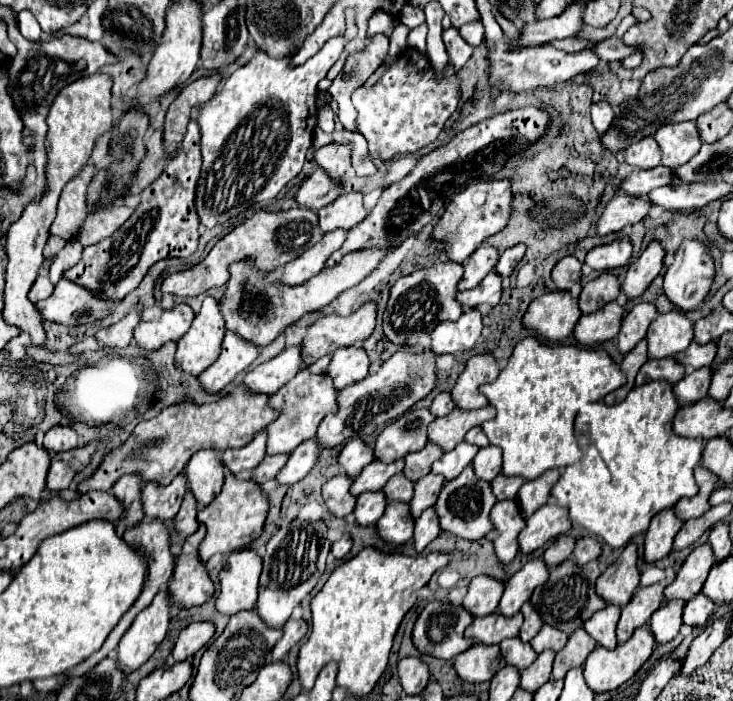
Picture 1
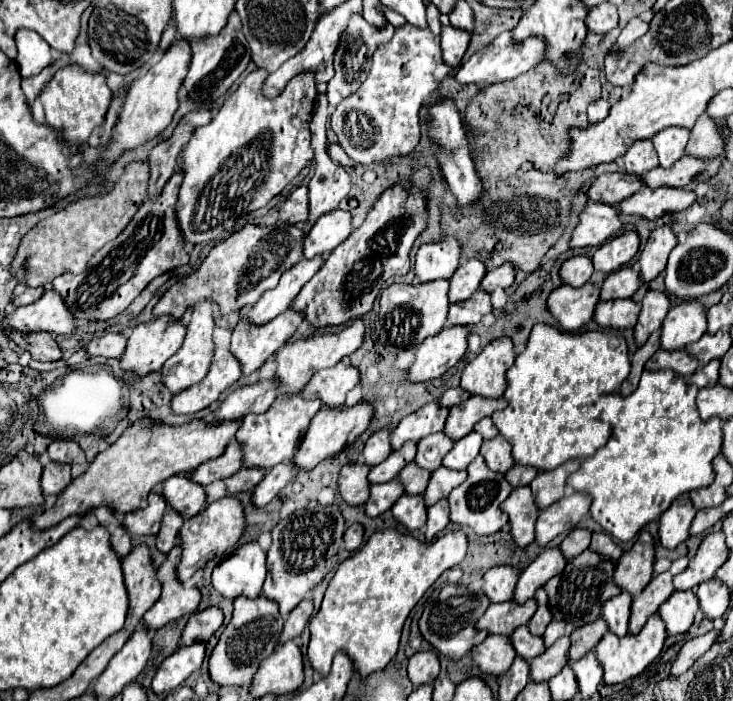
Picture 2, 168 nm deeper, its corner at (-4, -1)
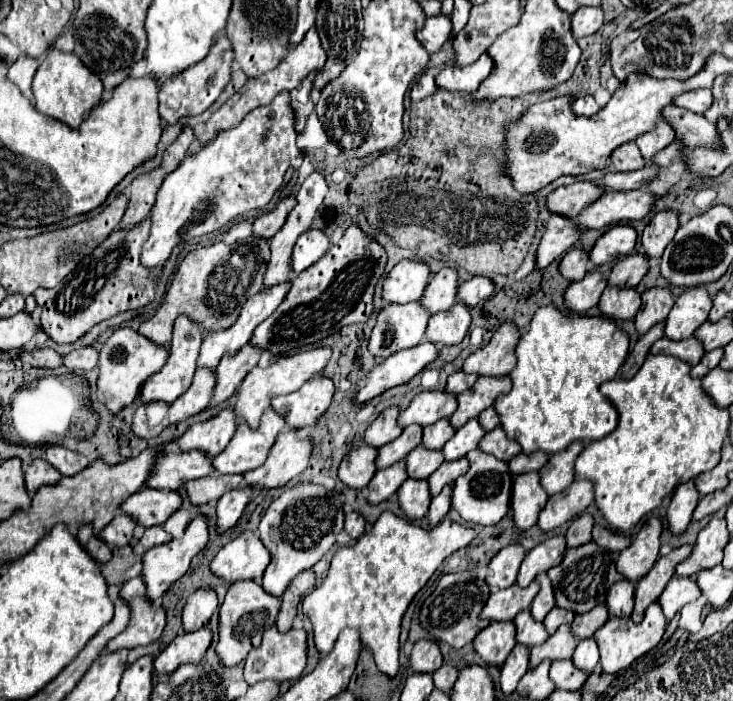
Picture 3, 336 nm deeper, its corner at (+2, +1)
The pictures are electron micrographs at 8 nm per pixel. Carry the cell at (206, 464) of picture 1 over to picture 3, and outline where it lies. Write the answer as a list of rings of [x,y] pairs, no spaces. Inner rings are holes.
[[[139,489],[121,503],[121,513],[135,519],[141,527],[163,525],[171,513],[181,507],[181,495],[177,491]]]

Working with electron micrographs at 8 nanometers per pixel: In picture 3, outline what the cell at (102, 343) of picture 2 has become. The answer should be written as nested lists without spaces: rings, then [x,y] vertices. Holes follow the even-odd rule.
[[[87,345],[87,347],[79,347],[75,351],[71,351],[69,355],[63,357],[63,365],[67,369],[71,369],[73,373],[77,371],[91,371],[97,365],[97,349]]]

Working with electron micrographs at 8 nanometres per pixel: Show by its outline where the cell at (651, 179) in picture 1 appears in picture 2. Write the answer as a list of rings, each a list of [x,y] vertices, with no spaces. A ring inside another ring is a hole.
[[[623,171],[605,173],[595,179],[595,183],[587,191],[587,195],[589,195],[589,199],[599,201],[599,203],[619,205],[623,199],[637,193],[643,185],[645,183],[641,181],[639,175],[631,175],[631,173],[623,173]]]

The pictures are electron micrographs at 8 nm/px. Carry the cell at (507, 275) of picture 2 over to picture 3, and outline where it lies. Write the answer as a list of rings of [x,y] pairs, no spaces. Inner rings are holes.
[[[473,277],[465,283],[459,283],[457,287],[457,297],[467,307],[475,307],[479,301],[491,297],[491,293],[493,293],[493,281],[487,277]]]

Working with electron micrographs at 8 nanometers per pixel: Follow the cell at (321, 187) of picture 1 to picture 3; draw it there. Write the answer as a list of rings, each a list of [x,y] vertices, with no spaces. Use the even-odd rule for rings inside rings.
[[[285,197],[273,211],[269,211],[269,213],[265,213],[265,215],[261,215],[261,217],[257,217],[253,221],[251,235],[253,237],[261,237],[261,239],[273,237],[283,227],[283,223],[285,223],[285,219],[287,219],[287,215],[289,215],[289,211],[293,207],[295,207],[295,199],[293,197]]]

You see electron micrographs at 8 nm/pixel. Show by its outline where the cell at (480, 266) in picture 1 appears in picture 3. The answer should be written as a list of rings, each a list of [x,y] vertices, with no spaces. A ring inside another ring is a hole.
[[[443,267],[429,279],[419,303],[429,315],[435,315],[439,311],[453,307],[453,303],[457,301],[455,291],[457,291],[457,271],[451,267]]]

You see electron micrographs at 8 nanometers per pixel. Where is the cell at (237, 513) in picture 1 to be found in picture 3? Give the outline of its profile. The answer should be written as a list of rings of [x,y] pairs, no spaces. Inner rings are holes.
[[[199,515],[199,517],[195,517],[195,519],[187,525],[185,535],[183,535],[181,539],[173,539],[173,541],[165,543],[165,545],[157,545],[157,547],[145,551],[145,553],[143,553],[143,569],[141,569],[141,577],[143,577],[145,587],[147,587],[145,597],[147,597],[151,603],[159,601],[161,595],[163,595],[181,575],[185,575],[185,571],[187,571],[189,565],[191,565],[191,559],[193,559],[205,545],[207,545],[207,521],[205,521],[205,517]]]

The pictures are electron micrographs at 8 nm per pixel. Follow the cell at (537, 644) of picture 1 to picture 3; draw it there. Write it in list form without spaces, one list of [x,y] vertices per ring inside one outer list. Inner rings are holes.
[[[557,605],[547,613],[547,617],[545,617],[543,623],[545,623],[545,627],[547,627],[549,633],[553,633],[561,623],[565,623],[565,613],[567,613],[567,611],[563,611],[563,609],[557,607]]]

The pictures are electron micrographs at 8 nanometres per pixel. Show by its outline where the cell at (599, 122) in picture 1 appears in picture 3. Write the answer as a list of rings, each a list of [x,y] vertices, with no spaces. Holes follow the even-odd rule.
[[[583,95],[583,97],[579,97],[579,99],[573,101],[571,111],[573,111],[577,117],[591,117],[591,115],[595,115],[595,113],[599,111],[599,105],[595,103],[593,95]]]

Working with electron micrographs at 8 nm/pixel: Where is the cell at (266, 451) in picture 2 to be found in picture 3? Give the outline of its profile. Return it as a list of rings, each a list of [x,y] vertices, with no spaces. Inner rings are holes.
[[[273,411],[263,413],[257,429],[249,429],[245,427],[245,423],[239,423],[225,451],[217,455],[217,459],[213,459],[215,471],[223,475],[233,475],[257,469],[265,461],[273,439],[283,427],[285,423],[281,423],[281,415],[273,415]]]

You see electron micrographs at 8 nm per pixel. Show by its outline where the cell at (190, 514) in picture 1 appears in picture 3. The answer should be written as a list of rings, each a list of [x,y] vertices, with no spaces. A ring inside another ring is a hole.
[[[157,525],[157,527],[145,529],[143,537],[141,537],[139,543],[137,543],[137,549],[139,549],[139,551],[145,551],[145,549],[151,549],[151,547],[155,547],[155,545],[163,545],[163,543],[167,543],[169,539],[171,539],[171,535],[167,535],[165,529],[163,529],[161,525]]]

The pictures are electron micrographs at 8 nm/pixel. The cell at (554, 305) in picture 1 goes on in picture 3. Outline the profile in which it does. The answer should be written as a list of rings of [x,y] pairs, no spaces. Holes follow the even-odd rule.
[[[589,271],[581,281],[575,281],[565,291],[565,303],[571,311],[583,313],[595,307],[607,287],[607,273]]]

